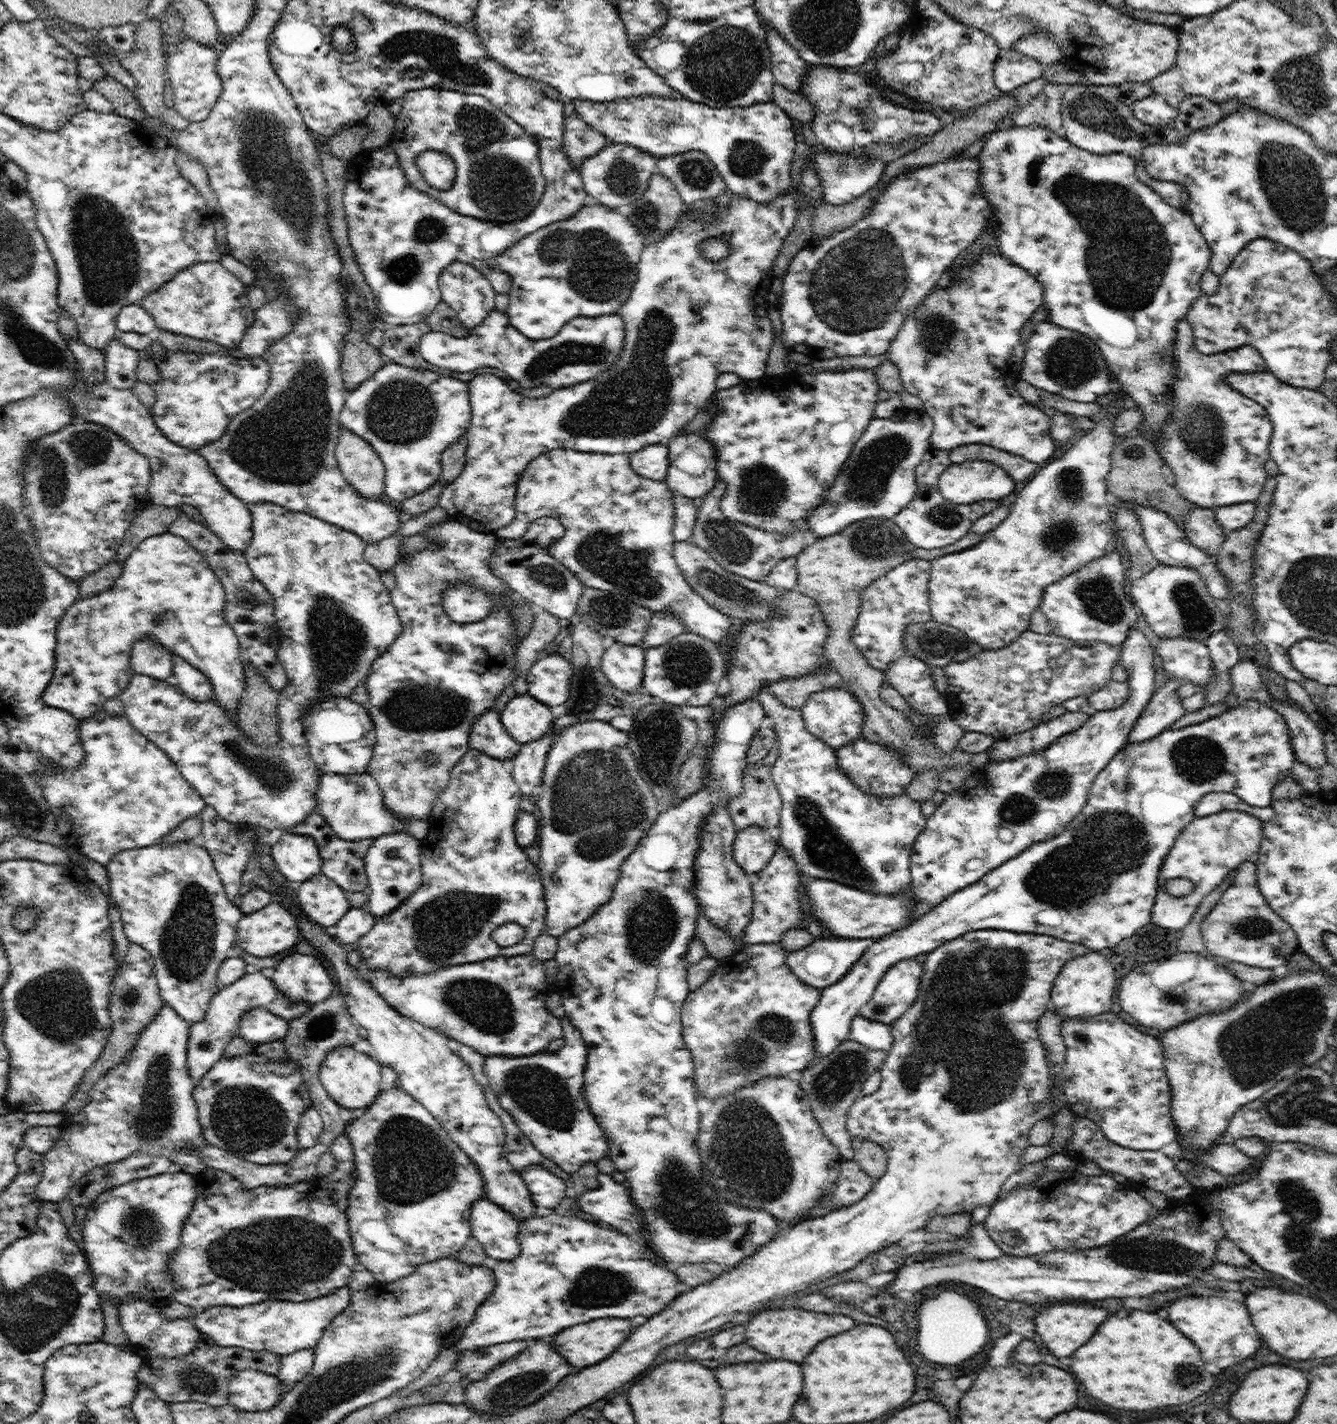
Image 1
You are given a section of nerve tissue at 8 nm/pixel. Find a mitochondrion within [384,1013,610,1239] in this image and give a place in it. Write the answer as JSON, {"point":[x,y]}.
{"point":[542,1094]}

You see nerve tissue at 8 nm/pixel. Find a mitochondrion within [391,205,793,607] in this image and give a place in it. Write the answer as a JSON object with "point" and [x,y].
{"point":[632,402]}

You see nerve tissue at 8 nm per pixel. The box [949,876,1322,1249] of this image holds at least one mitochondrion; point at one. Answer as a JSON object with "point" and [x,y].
{"point":[1250,928]}

